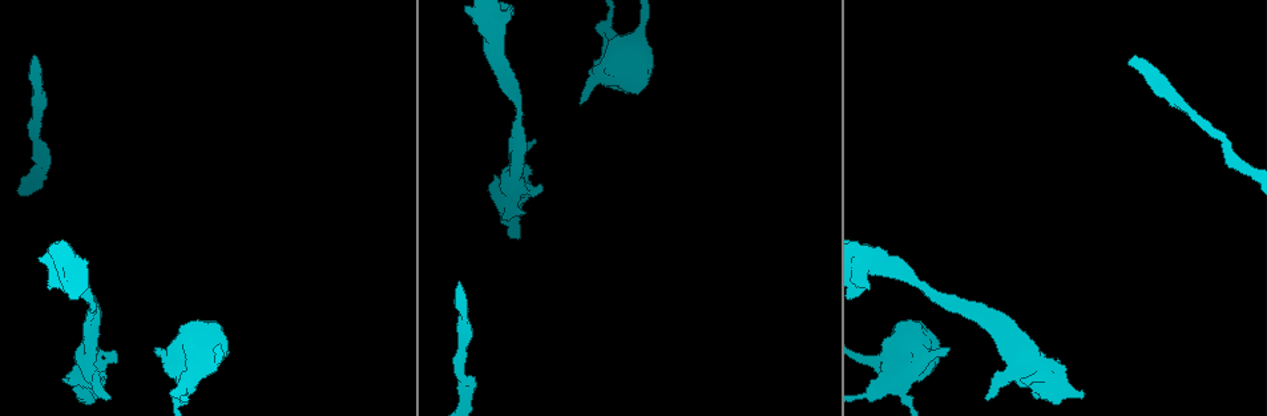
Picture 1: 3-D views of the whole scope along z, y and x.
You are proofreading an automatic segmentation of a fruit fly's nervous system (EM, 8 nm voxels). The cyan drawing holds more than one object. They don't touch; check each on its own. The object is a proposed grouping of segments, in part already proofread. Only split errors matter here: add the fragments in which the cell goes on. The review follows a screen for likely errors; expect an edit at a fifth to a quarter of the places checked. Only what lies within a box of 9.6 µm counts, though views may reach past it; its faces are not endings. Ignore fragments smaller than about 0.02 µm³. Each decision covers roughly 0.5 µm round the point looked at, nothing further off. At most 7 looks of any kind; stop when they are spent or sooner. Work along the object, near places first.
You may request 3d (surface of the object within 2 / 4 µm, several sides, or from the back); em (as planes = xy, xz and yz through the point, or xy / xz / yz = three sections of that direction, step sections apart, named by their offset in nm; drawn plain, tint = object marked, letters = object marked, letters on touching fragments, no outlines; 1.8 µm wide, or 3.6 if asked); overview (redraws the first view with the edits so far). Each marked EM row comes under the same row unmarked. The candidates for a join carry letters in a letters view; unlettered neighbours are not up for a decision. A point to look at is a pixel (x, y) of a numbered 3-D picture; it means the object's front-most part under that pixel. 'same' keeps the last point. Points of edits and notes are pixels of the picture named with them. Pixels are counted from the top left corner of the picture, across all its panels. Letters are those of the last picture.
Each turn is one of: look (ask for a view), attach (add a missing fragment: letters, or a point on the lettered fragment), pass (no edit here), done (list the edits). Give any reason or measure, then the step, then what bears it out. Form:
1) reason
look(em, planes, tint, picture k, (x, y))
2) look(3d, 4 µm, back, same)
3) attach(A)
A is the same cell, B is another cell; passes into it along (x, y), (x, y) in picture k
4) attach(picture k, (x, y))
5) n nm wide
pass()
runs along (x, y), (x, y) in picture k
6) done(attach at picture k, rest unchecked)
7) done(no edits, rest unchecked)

thick end
look(3d, 2 µm, back, picture 1, (48, 286))

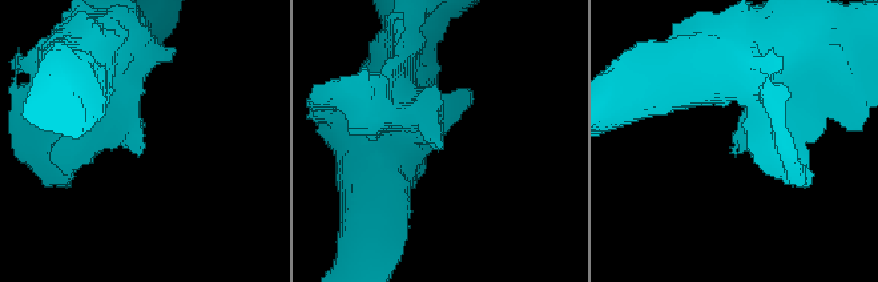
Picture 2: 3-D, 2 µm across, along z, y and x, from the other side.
need the tissue
look(em, yz, step 4, letters, picture 2, (736, 153))

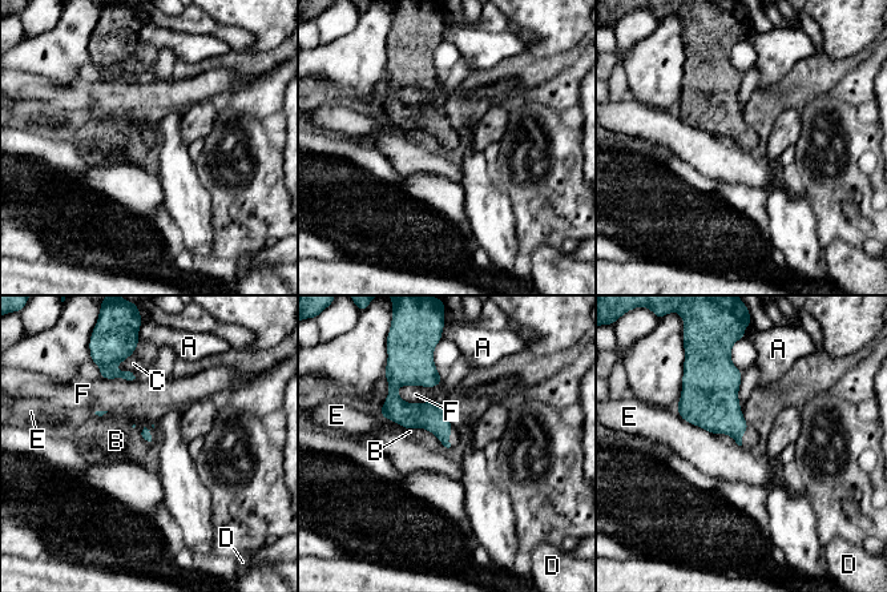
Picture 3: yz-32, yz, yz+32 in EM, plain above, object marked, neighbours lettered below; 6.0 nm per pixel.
another direction
look(em, planes, letters, same)

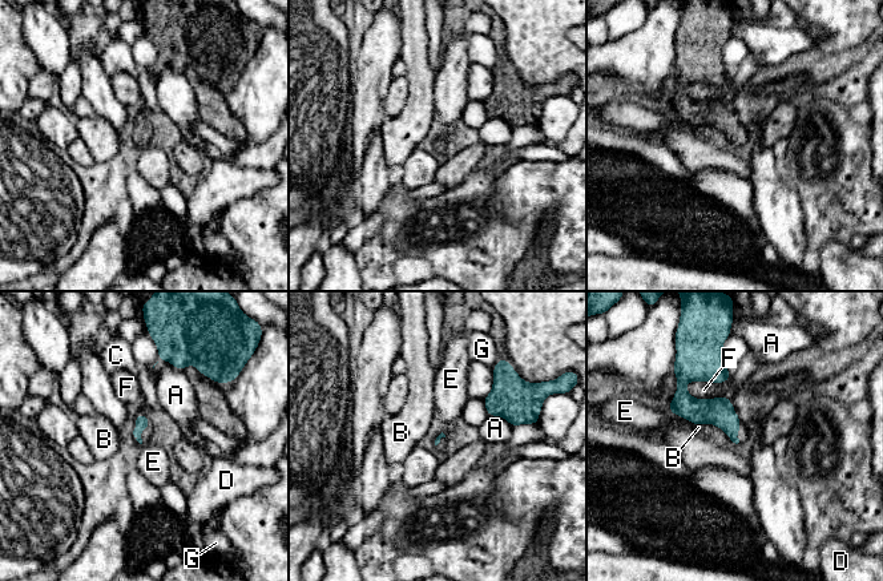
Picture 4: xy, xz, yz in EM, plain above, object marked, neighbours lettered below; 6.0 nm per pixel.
pass()
A, B, C, D, E, F and G are other cells; border along (666, 407), (674, 414) in picture 4; no lettered fragment goes on from it

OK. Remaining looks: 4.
an open end
look(em, planes, letters, picture 1, (949, 349))

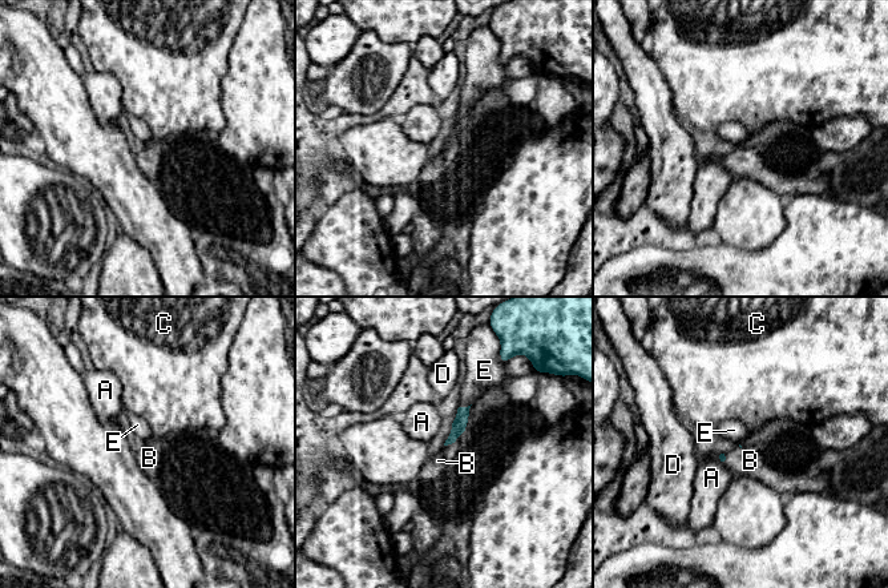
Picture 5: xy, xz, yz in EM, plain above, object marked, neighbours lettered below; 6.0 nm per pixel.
attach(B)
B is the same cell, A, C, D and E are other cells; passes into it along (459, 425), (451, 443), (438, 460) in picture 5; it goes on there

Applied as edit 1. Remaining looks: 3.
see it whole again
look(overview)

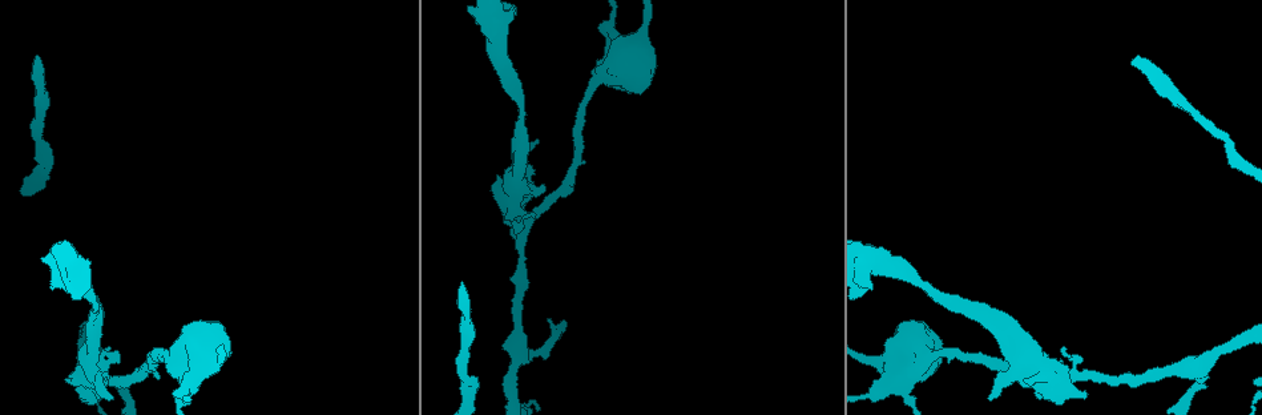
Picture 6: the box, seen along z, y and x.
long arm stops here
look(3d, 2 µm, picture 6, (1134, 60))

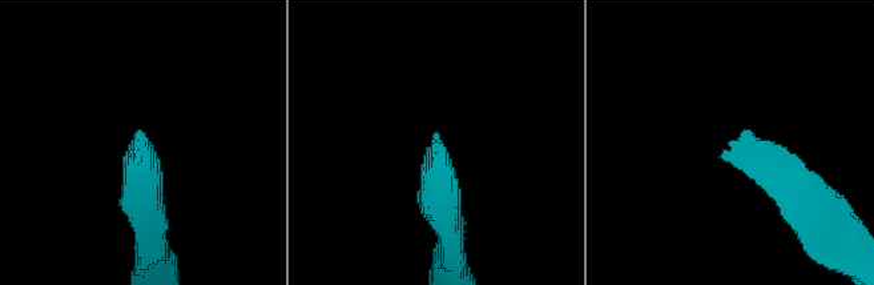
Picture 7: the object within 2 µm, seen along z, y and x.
look(em, planes, letters, picture 7, (723, 150))

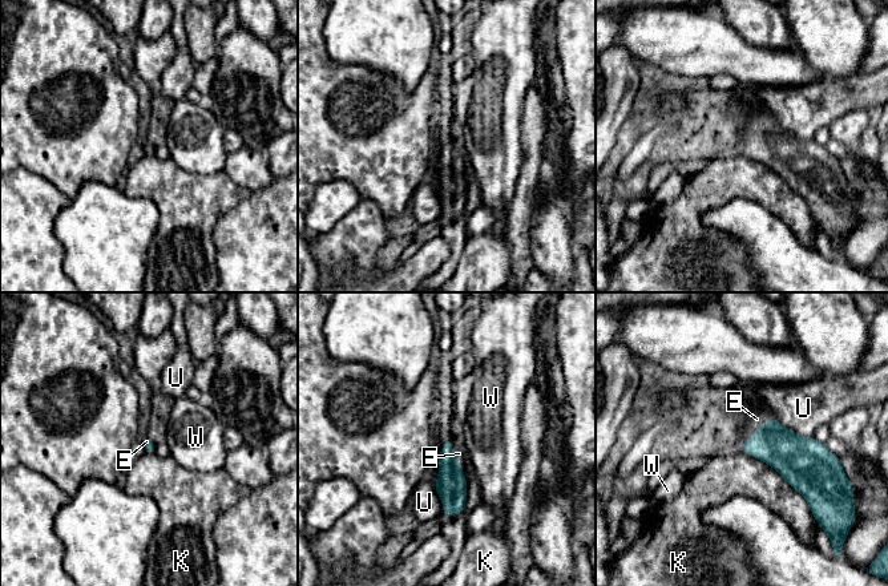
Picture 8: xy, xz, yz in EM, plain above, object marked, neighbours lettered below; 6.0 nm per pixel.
attach(E)
E is the same cell, K, U and W are other cells; passes into it along (451, 485), (457, 460), (459, 453) in picture 8; the cell continues

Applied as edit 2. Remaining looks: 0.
done(attach at picture 5, attach at picture 8, rest unchecked)

